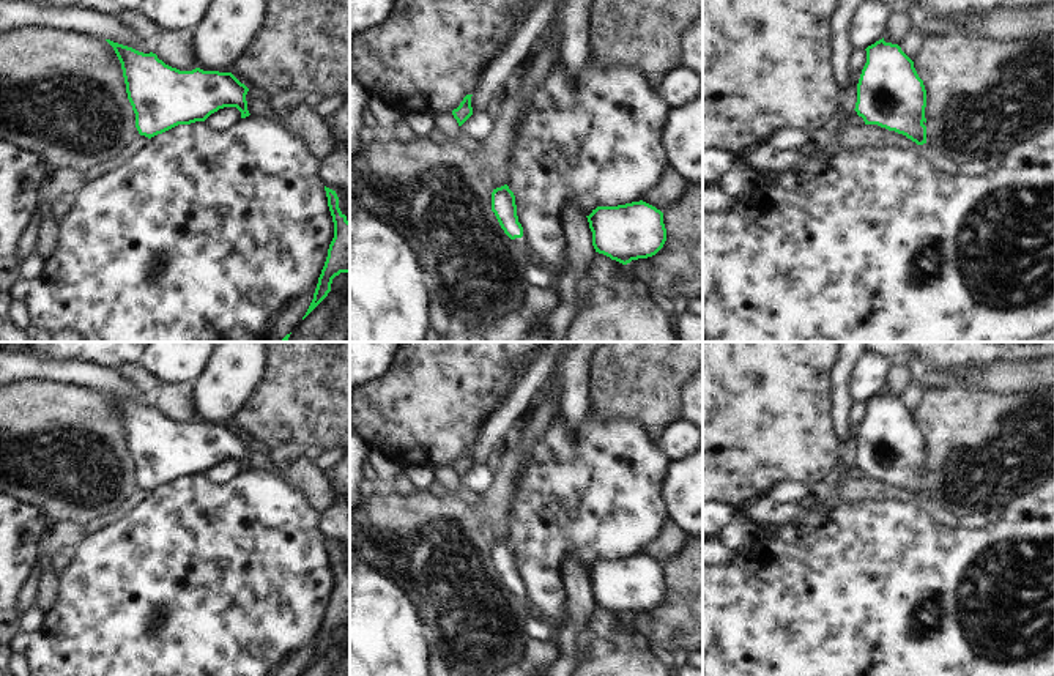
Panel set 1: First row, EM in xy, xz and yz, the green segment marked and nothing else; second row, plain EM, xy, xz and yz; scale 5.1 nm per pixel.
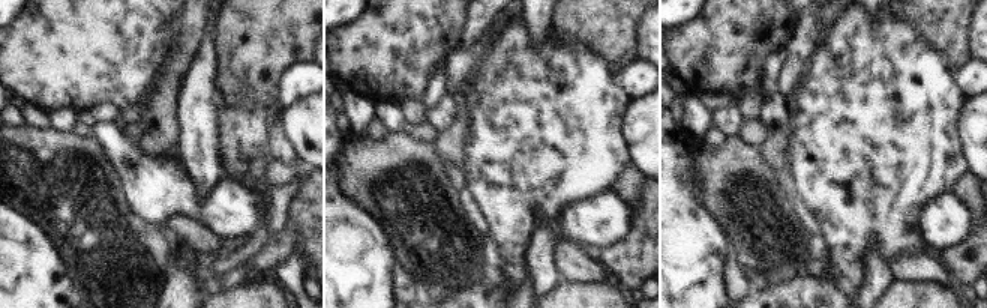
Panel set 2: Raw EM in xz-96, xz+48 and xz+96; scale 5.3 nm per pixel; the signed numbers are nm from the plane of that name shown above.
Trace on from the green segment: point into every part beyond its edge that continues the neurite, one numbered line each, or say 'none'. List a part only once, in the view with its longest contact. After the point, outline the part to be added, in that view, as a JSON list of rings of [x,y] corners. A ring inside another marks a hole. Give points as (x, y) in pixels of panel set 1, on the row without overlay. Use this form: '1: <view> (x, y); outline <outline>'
1: yz (928, 503); outline [[[926,487],[926,495],[923,498],[917,498],[919,504],[925,509],[930,511],[933,515],[939,514],[941,517],[937,518],[941,523],[948,525],[948,526],[958,526],[955,523],[955,514],[952,509],[945,506],[941,500],[934,498],[930,488]]]

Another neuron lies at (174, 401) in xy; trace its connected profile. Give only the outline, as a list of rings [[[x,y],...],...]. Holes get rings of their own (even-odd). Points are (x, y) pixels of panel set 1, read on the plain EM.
[[[159,383],[151,396],[153,407],[165,418],[180,424],[192,424],[197,419],[197,411],[192,403],[192,384],[165,384]]]

